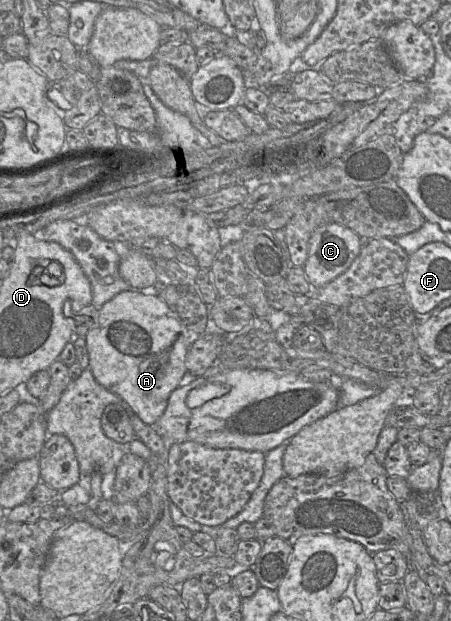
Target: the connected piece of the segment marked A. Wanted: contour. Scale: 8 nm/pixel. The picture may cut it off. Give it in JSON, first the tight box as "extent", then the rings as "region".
{"extent":[86,289,190,425],"region":[[[136,289],[118,293],[98,309],[97,322],[86,334],[86,345],[95,380],[125,401],[144,423],[152,425],[163,415],[169,396],[187,372],[185,359],[190,345],[185,342],[180,322],[158,293],[144,294]]]}

